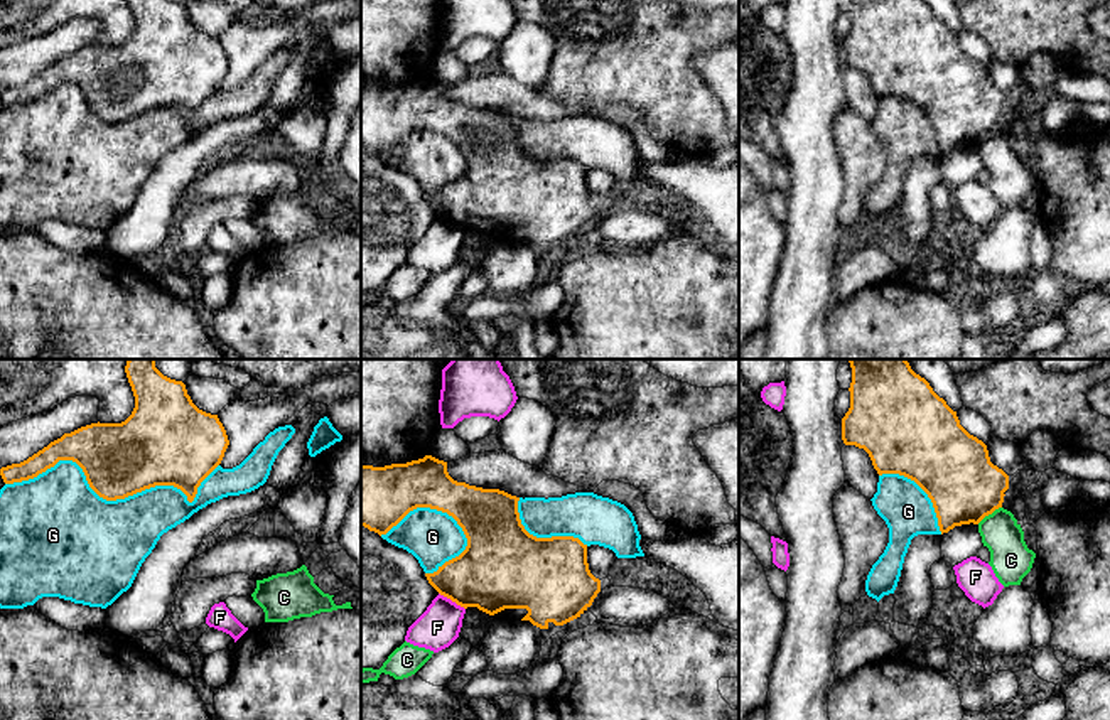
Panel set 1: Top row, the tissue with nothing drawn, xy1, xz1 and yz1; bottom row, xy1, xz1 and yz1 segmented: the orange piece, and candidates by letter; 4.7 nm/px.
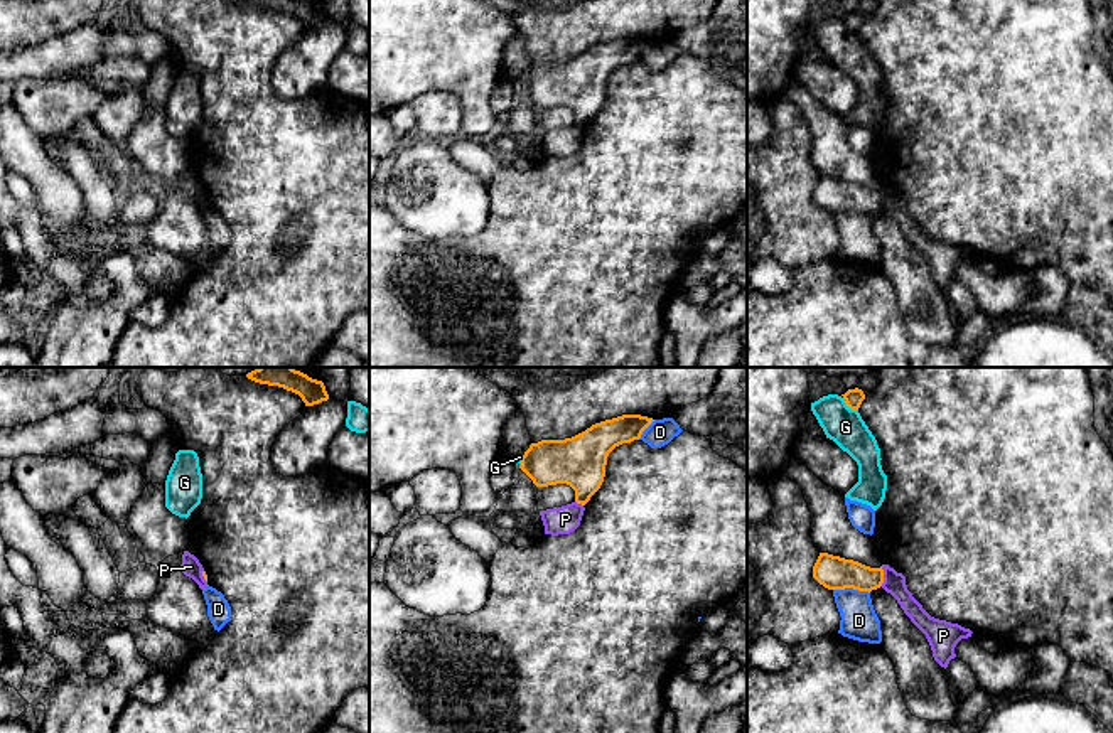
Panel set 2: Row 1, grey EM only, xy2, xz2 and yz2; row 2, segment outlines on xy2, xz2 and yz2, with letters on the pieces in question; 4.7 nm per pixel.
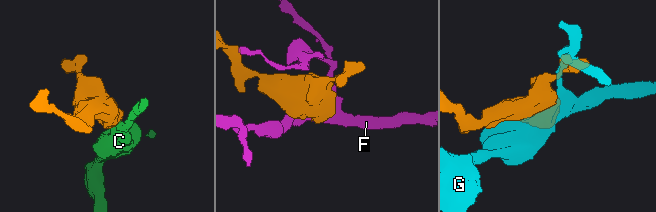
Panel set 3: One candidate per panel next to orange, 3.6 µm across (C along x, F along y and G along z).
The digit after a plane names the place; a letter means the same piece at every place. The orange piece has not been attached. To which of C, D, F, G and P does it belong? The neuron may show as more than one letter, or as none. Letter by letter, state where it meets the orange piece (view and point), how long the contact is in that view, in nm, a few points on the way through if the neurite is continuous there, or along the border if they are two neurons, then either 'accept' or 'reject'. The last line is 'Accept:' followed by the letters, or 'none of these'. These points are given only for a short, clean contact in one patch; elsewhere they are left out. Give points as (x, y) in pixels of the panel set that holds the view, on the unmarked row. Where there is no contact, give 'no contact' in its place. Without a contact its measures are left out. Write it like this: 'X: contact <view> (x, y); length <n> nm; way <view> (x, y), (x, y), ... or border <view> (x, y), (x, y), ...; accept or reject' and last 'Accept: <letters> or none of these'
C: contact yz1 (989, 135); length 150 nm; border yz1 (1001, 128), (977, 145); reject
D: contact yz2 (852, 209); length 180 nm; reject
F: contact xz1 (452, 223); length 150 nm; border xz1 (439, 214), (464, 231); reject
G: contact xy1 (113, 122); length 1000 nm; reject
P: contact yz2 (882, 199); length 100 nm; border yz2 (881, 189), (882, 208); reject
Accept: none of these

